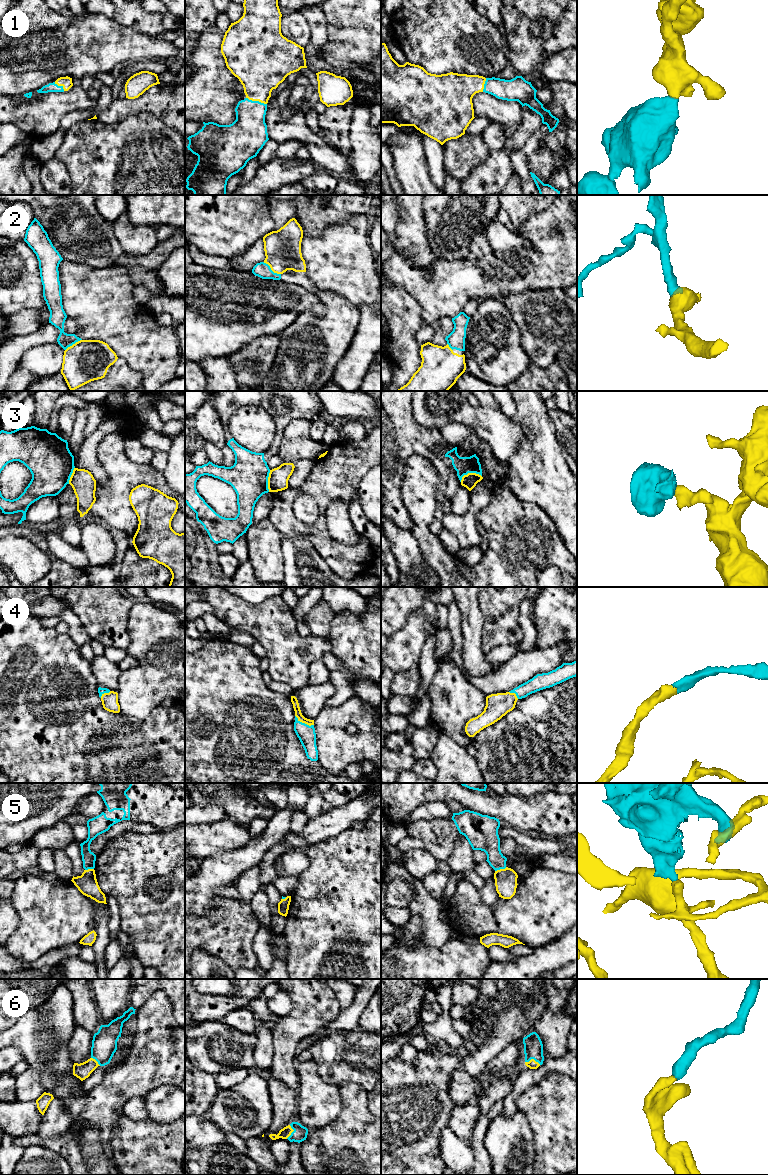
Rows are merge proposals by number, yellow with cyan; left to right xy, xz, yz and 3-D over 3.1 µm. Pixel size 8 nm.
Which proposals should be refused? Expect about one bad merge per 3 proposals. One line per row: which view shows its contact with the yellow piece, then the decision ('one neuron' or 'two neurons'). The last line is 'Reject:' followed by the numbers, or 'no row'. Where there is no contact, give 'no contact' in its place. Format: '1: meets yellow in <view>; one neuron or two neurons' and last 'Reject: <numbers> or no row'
1: meets yellow in xz; one neuron
2: meets yellow in xz; one neuron
3: meets yellow in yz; two neurons
4: meets yellow in xz; one neuron
5: meets yellow in yz; one neuron
6: meets yellow in yz; one neuron
Reject: 3

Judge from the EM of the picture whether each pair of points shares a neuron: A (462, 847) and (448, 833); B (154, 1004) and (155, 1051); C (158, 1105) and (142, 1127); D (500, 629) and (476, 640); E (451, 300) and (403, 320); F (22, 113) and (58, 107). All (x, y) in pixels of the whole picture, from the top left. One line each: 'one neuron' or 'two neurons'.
A: two neurons
B: one neuron
C: two neurons
D: two neurons
E: two neurons
F: one neuron

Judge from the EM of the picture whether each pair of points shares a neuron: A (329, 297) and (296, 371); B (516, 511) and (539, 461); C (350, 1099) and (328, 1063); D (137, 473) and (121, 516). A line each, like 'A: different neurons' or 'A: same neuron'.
A: same neuron
B: different neurons
C: different neurons
D: same neuron

